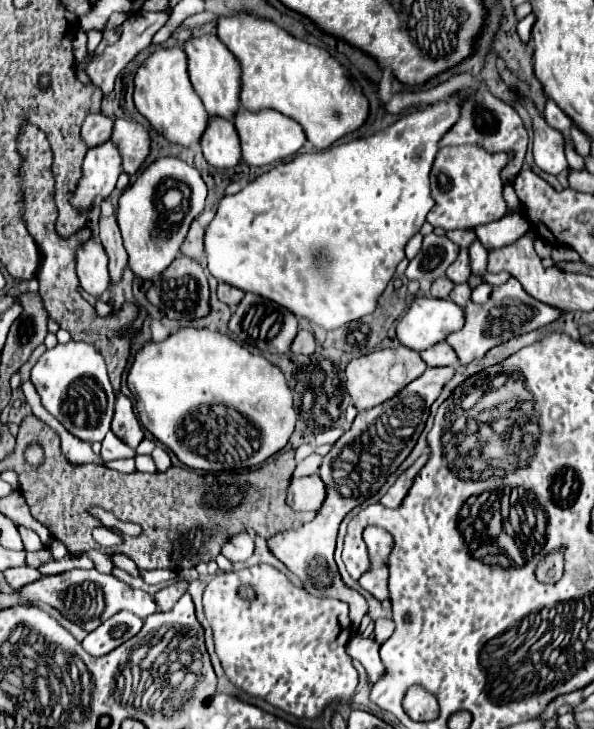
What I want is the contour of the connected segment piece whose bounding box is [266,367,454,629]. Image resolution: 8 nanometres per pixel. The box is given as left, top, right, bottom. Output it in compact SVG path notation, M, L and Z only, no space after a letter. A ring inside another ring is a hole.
M454 367L426 369L418 379L408 383L396 397L368 411L360 411L358 417L354 419L352 429L346 431L332 445L332 449L328 451L328 455L320 465L320 479L326 485L326 499L316 517L310 523L302 525L300 529L282 531L266 541L270 553L276 559L280 559L302 581L308 593L316 597L334 597L348 603L354 629L360 627L362 617L368 613L368 603L360 593L348 589L340 579L338 567L334 563L338 527L354 507L358 507L374 493L378 493L378 489L386 483L388 475L394 473L400 467L400 463L410 455L428 419L430 405L436 401L442 387L452 375ZM384 425L392 425L392 435L386 431Z

